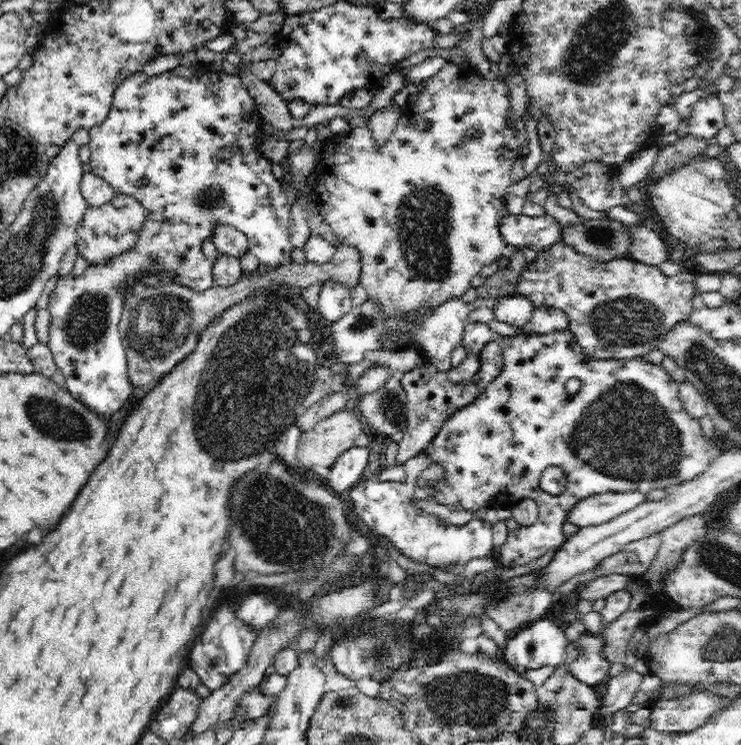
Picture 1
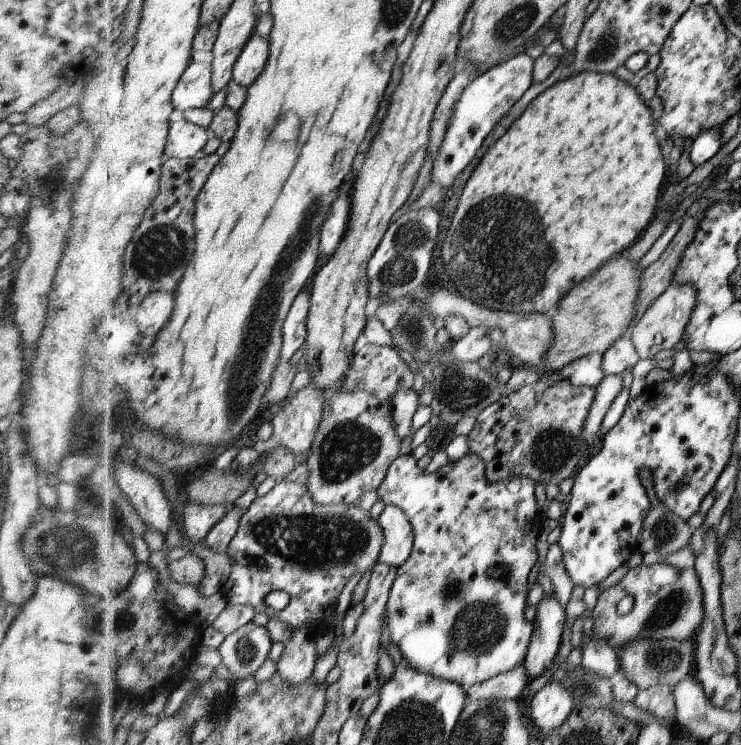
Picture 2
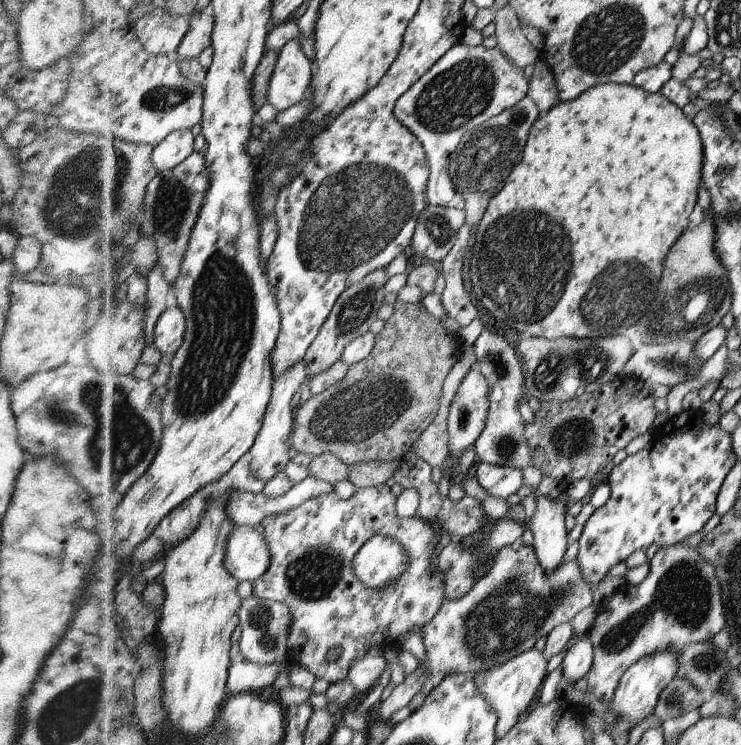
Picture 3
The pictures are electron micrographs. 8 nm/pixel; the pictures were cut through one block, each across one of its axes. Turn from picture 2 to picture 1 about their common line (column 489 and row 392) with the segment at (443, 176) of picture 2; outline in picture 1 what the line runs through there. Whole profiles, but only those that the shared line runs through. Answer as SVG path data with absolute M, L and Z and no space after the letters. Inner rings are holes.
M180 65L156 76L138 71L128 77L117 89L106 120L88 130L88 145L92 152L90 174L95 179L106 181L115 193L124 193L138 200L146 209L146 220L131 249L102 260L102 263L88 265L81 276L58 280L47 306L51 314L47 345L66 379L66 390L74 399L106 416L120 411L134 394L134 385L126 372L126 349L117 329L124 303L132 296L126 293L130 282L144 272L150 275L165 272L173 277L175 284L196 292L214 287L213 272L202 253L202 244L212 238L218 224L227 224L246 234L250 254L254 254L261 264L280 267L293 262L293 246L288 236L292 207L288 204L287 187L272 176L273 164L266 162L266 158L256 150L258 140L266 134L262 132L256 103L240 86L240 76L226 74L223 70L216 74L198 74L190 70L188 74L188 67Z

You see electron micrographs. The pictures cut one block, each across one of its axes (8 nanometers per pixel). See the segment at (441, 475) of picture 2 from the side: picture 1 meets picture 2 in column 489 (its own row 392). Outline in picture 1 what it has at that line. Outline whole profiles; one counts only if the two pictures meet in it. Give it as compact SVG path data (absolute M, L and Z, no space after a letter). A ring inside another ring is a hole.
M473 322L468 323L464 327L464 332L462 333L461 345L464 346L467 352L467 357L465 360L471 360L470 366L460 363L456 367L452 367L447 373L448 378L451 382L456 384L468 384L470 378L478 371L478 364L481 362L478 359L480 356L480 350L488 344L488 342L496 342L504 348L504 352L508 354L514 354L516 352L516 364L504 364L502 372L499 373L498 378L493 380L488 384L484 389L484 392L480 393L466 406L463 406L458 412L455 412L441 428L440 432L435 436L432 443L428 444L423 453L426 453L432 459L432 463L438 463L440 466L444 467L446 474L444 480L440 482L432 482L432 486L436 488L436 494L434 494L434 500L438 504L444 504L444 506L450 506L452 510L480 510L480 508L499 508L500 506L509 506L513 507L518 504L519 501L522 501L522 498L534 500L539 509L539 523L532 524L528 526L526 530L526 540L522 540L522 544L512 544L510 552L506 554L495 554L495 559L500 560L500 566L514 566L518 567L519 565L526 565L532 560L544 556L546 552L555 547L560 547L566 540L567 537L564 536L562 528L566 522L569 522L571 512L574 512L574 508L579 504L579 502L588 499L589 497L594 497L595 495L602 495L602 493L610 491L631 491L636 490L644 494L654 490L654 488L664 488L669 492L676 485L682 484L683 482L692 480L697 476L700 476L706 470L706 467L713 462L715 454L711 449L707 440L704 438L703 430L700 424L699 419L694 418L686 409L684 408L684 403L680 398L680 384L676 380L670 378L670 374L664 367L660 364L652 364L644 358L628 359L628 360L597 360L591 359L586 353L582 350L582 347L578 345L577 338L574 337L574 333L570 331L554 331L549 333L542 333L541 335L532 335L532 356L528 352L526 356L526 348L530 348L530 335L518 334L516 338L504 338L500 334L496 334L493 330L488 328L488 324ZM568 380L580 380L580 390L574 394L570 394L566 389L566 382ZM548 466L558 466L566 473L567 487L562 494L557 497L551 497L550 494L546 491L539 490L540 486L540 476L542 472L548 468Z

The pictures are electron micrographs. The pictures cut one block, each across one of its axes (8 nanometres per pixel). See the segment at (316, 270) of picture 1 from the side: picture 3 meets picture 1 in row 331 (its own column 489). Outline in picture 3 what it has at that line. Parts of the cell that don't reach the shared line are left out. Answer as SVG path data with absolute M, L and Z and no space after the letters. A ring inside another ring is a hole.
M526 95L520 102L486 120L476 127L479 133L470 142L462 142L462 148L456 148L450 158L448 173L456 192L464 198L465 222L468 226L477 227L484 216L490 199L500 192L503 184L510 176L511 170L520 160L532 124L542 114L536 102Z

